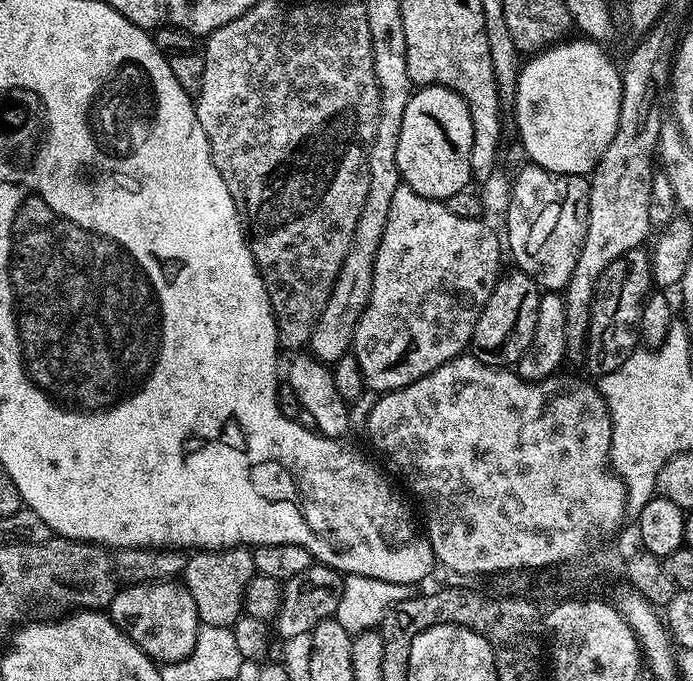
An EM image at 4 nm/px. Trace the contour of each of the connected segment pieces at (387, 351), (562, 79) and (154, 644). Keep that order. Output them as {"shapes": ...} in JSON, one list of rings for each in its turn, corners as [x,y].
{"shapes":[[[[401,182],[398,190],[394,190],[394,198],[390,198],[390,210],[386,214],[386,228],[382,230],[380,245],[376,251],[373,268],[373,289],[370,291],[368,305],[362,310],[361,317],[358,318],[357,328],[354,330],[351,355],[355,356],[358,366],[362,372],[365,389],[376,391],[376,394],[393,392],[399,388],[404,388],[408,384],[413,384],[418,378],[428,376],[438,370],[446,362],[450,362],[455,356],[461,355],[471,345],[472,335],[476,329],[478,318],[494,290],[496,281],[502,275],[500,268],[500,248],[502,252],[502,240],[496,237],[496,232],[490,225],[484,224],[483,219],[467,220],[457,218],[455,214],[450,214],[447,203],[431,200],[422,194],[418,194],[414,189]]],[[[587,39],[584,44],[568,44],[569,42],[557,42],[551,45],[550,50],[541,50],[529,55],[523,61],[518,78],[519,89],[514,101],[516,112],[520,115],[520,123],[516,128],[520,131],[520,144],[524,147],[524,152],[528,155],[527,159],[531,163],[537,164],[539,168],[544,168],[548,172],[571,172],[573,174],[591,173],[593,167],[600,161],[600,156],[606,150],[608,140],[614,138],[616,133],[616,109],[618,107],[618,72],[614,67],[608,68],[608,56],[600,52],[601,45],[595,40]]],[[[180,582],[130,584],[121,587],[106,609],[112,621],[129,636],[153,662],[176,663],[194,650],[201,626],[194,598]]]]}

